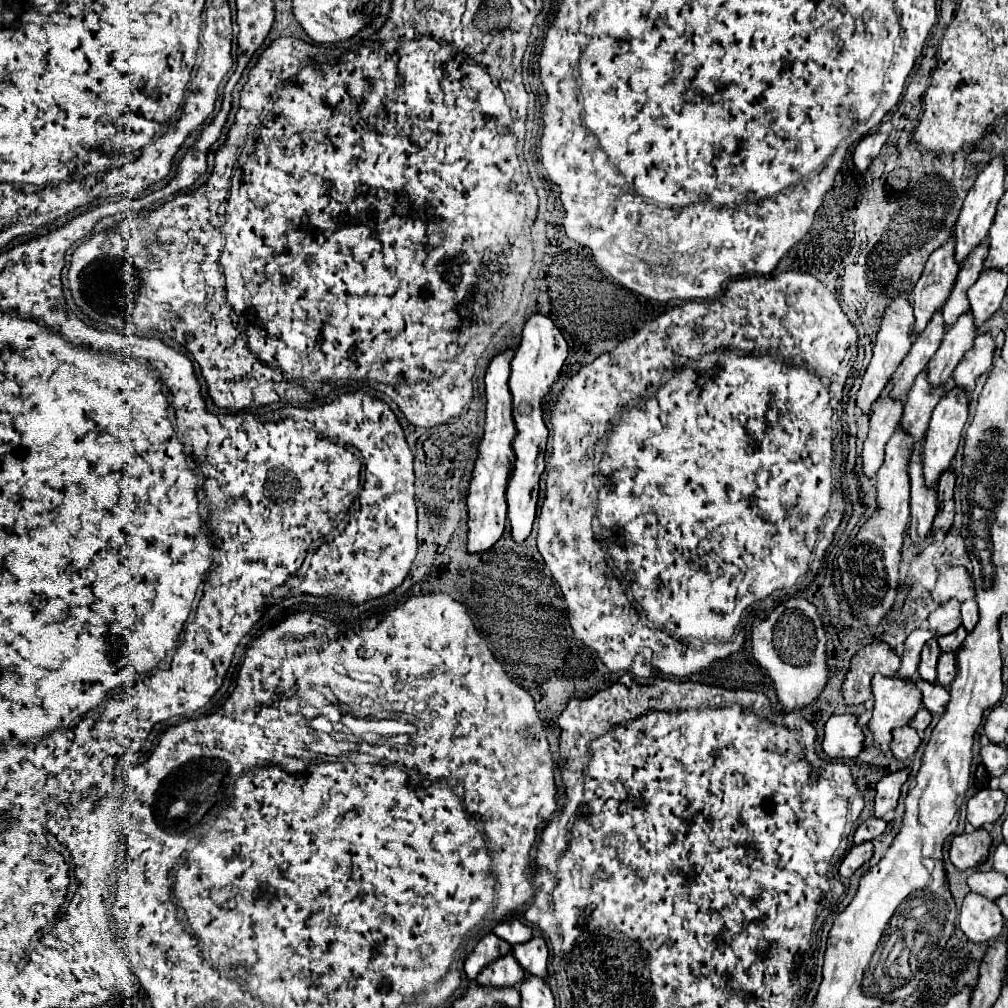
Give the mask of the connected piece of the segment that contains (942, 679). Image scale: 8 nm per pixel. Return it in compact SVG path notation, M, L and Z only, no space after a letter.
M942 653L938 659L938 683L944 685L946 689L956 677L956 659L954 653Z

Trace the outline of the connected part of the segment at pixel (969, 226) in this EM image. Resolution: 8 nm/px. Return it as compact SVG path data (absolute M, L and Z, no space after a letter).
M1000 155L1000 157L996 157L988 163L988 167L978 175L976 183L968 191L968 195L964 199L964 205L962 205L962 211L958 215L956 227L954 227L954 239L956 239L954 257L956 257L956 263L962 263L982 241L986 241L988 229L994 221L996 205L998 205L1000 197L1004 195L1004 175L1006 175L1006 167L1004 167L1004 159Z

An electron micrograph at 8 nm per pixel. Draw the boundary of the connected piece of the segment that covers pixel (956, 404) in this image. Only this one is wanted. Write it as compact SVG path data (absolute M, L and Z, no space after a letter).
M954 387L934 407L930 427L926 431L926 439L922 445L922 449L924 449L922 451L922 473L924 473L924 481L928 483L928 487L936 487L940 475L944 471L948 471L950 461L954 459L958 443L962 439L962 427L964 427L966 419L968 419L968 393L962 387Z

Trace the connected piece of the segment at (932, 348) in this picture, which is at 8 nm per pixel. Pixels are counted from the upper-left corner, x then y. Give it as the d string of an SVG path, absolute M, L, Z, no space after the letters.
M936 313L930 319L928 327L920 333L920 337L910 347L908 357L904 357L904 361L892 375L892 391L890 391L892 399L904 403L914 379L918 377L918 373L922 373L928 367L932 355L938 351L942 337L944 337L944 321L942 315Z

